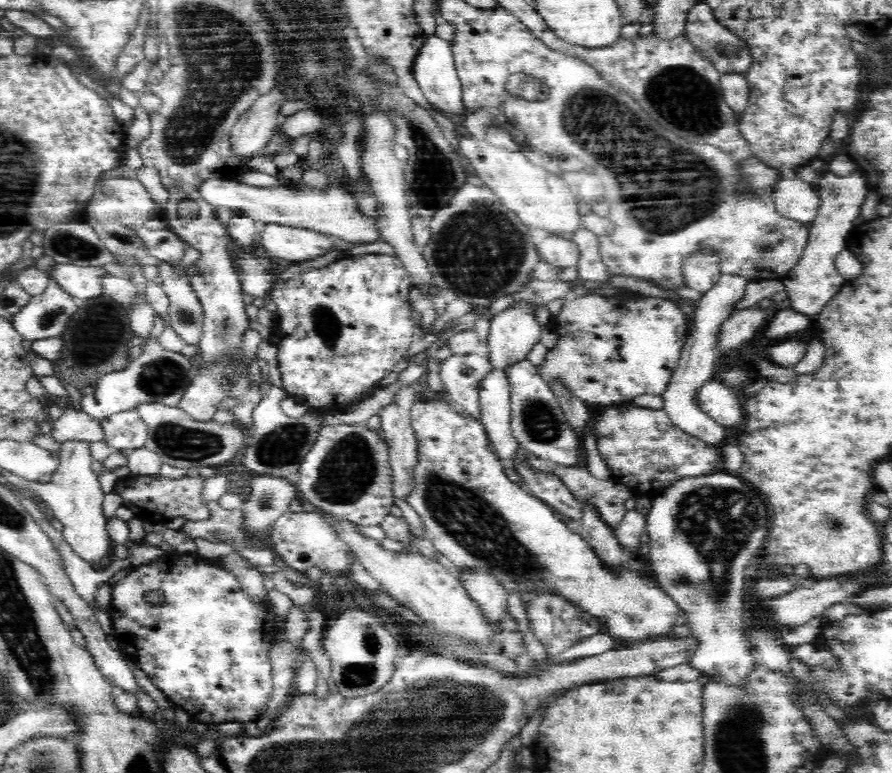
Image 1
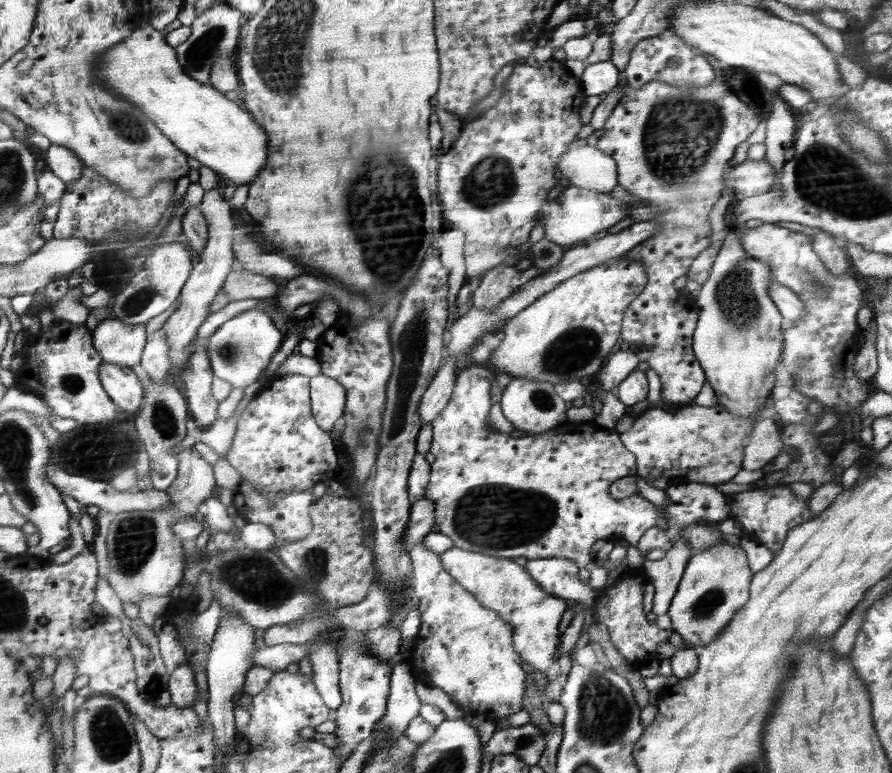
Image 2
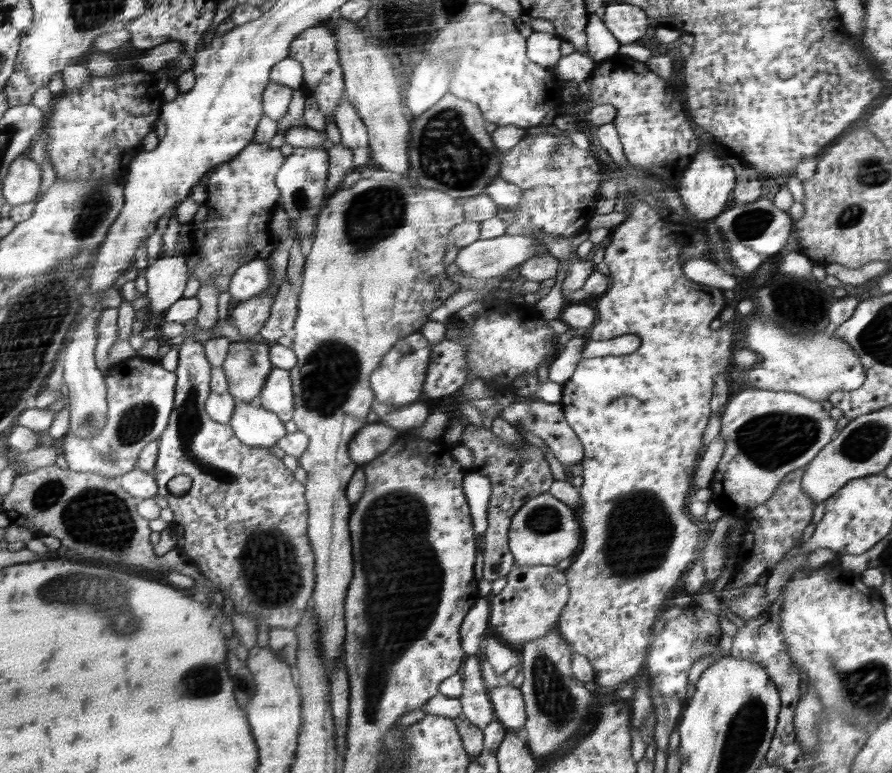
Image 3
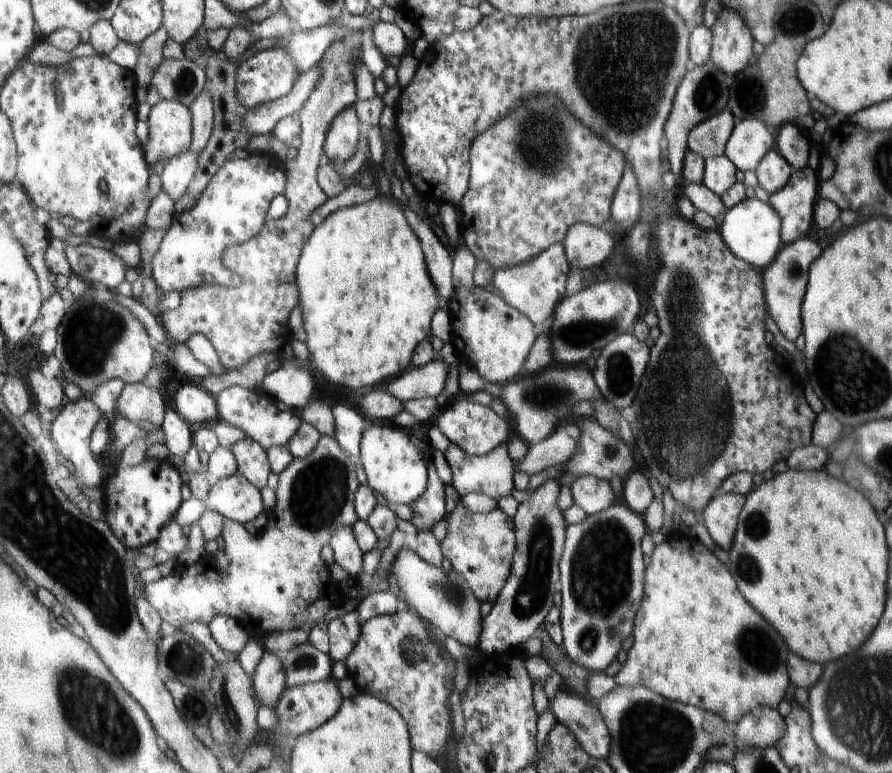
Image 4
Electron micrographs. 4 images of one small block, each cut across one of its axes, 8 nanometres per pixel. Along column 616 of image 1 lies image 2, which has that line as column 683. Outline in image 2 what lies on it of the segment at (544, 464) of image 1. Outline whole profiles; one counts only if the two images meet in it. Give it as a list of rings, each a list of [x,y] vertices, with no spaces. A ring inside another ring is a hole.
[[[676,481],[675,484],[668,486],[664,494],[668,498],[668,506],[666,507],[668,529],[662,531],[657,526],[654,526],[641,537],[641,540],[637,542],[636,548],[640,550],[644,558],[652,549],[666,548],[672,540],[676,540],[679,537],[682,528],[690,524],[696,522],[718,524],[729,519],[730,508],[726,504],[726,497],[717,490],[715,485]]]

